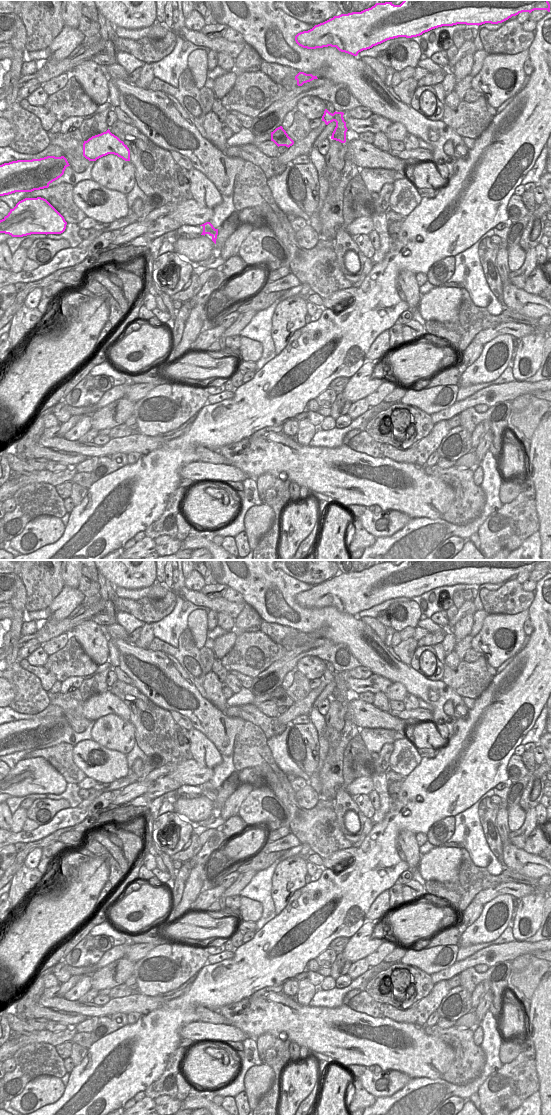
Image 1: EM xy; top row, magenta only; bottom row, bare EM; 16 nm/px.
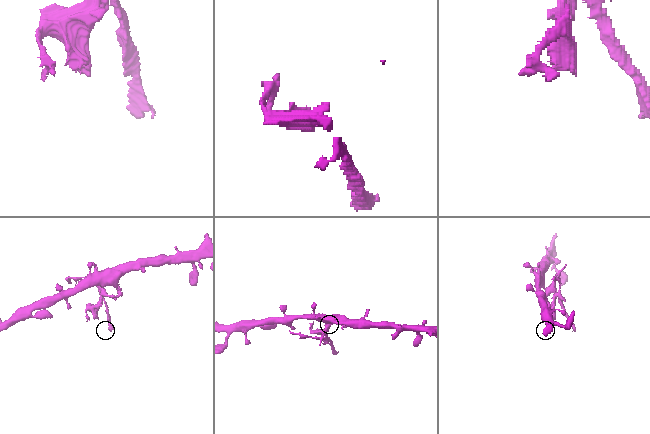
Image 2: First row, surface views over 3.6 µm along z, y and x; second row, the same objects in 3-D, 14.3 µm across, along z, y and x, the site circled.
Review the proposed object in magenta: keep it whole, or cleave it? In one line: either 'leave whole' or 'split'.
split

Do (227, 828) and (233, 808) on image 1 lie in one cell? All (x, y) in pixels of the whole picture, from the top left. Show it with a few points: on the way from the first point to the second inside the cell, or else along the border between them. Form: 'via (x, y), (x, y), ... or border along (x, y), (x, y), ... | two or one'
border along (237, 813), (225, 821) | two

